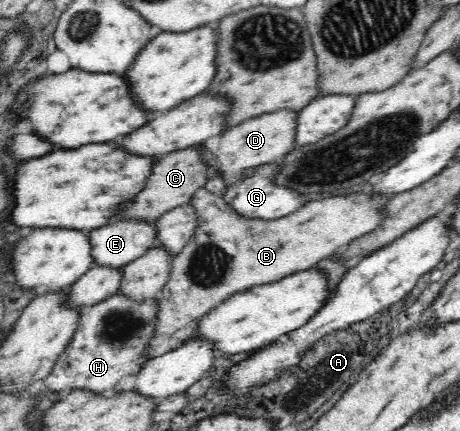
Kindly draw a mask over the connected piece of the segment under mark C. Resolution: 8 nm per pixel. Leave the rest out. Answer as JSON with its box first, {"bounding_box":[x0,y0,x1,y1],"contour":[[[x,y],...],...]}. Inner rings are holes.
{"bounding_box":[113,146,218,222],"contour":[[[192,146],[162,155],[153,163],[151,173],[145,181],[145,187],[133,199],[121,203],[119,209],[113,213],[113,219],[127,218],[127,220],[135,222],[155,222],[158,217],[161,217],[161,214],[189,204],[191,195],[199,187],[205,185],[205,181],[211,173],[216,172],[218,174],[216,168],[213,169],[207,164],[203,164],[201,152]]]}

